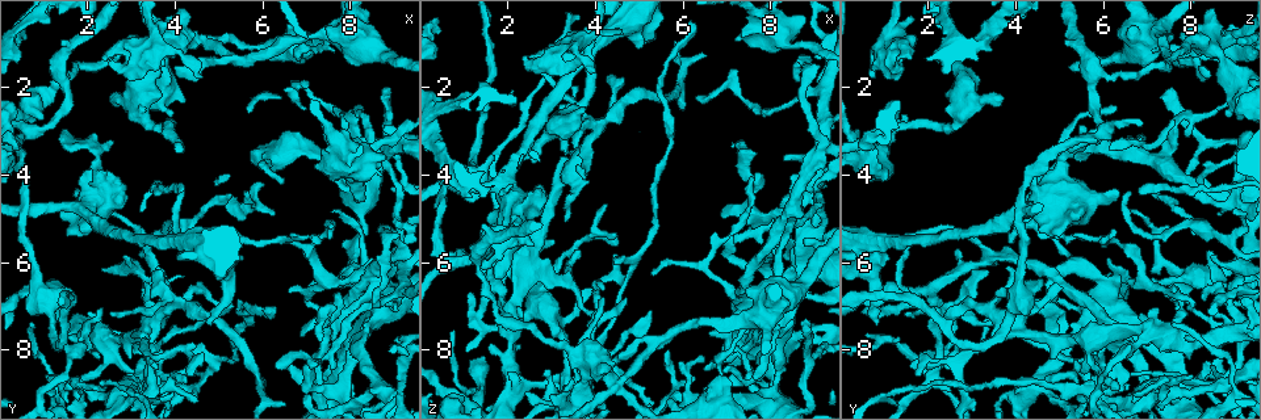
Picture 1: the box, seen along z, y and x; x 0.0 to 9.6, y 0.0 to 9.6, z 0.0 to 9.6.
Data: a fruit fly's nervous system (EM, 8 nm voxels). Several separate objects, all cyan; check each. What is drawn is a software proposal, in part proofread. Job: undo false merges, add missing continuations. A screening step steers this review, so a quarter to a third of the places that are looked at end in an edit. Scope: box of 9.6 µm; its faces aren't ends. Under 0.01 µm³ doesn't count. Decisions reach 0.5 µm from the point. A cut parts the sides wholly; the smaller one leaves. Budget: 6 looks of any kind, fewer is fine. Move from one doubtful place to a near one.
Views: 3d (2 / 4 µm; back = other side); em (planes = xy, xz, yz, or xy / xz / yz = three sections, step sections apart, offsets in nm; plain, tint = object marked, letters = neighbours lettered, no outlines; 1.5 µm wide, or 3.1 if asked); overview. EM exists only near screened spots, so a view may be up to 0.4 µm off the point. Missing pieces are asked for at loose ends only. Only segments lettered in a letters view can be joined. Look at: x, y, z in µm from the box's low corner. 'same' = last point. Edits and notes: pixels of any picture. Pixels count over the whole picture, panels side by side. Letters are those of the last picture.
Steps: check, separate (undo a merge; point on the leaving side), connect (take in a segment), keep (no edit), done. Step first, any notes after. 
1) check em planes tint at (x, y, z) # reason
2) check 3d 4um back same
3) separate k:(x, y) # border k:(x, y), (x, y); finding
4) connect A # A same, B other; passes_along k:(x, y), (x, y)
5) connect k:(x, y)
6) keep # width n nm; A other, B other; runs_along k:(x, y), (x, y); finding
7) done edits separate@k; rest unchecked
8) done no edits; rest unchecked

check em yz step 8 tint at (3.45, 6.45, 9.00) # four or more arms meet

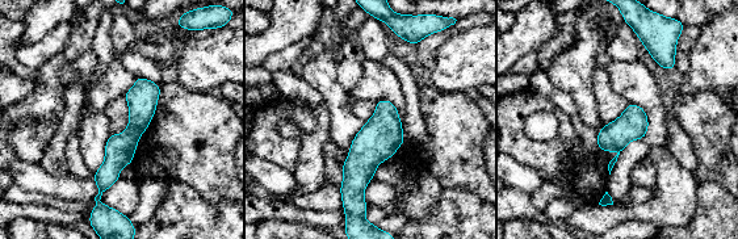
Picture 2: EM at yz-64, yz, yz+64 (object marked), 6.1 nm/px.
check em yz step 8 letters same # see the neighbours

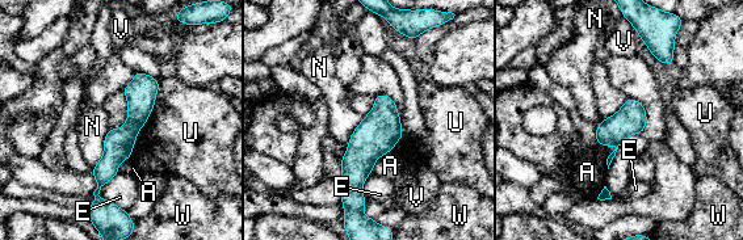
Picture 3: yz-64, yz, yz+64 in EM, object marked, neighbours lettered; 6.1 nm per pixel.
keep # width 180 nm; A other, E other, N other, U other, V other, W other; border 3:(596, 198), (611, 200); continuous, no second neuron

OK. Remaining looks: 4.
check 3d 2um at (2.60, 2.20, 3.80) # free end

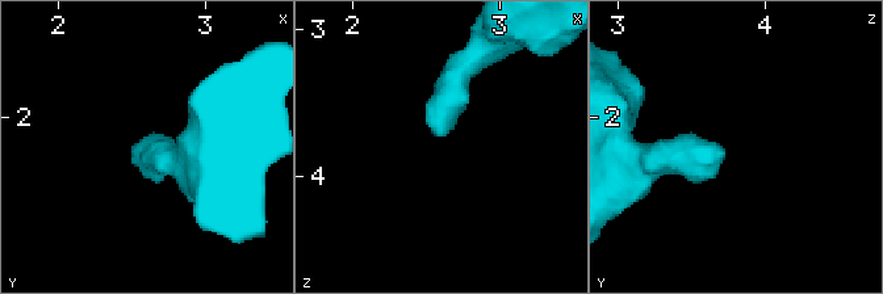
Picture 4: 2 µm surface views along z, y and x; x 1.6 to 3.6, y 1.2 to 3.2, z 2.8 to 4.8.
check em yz step 8 letters at (2.56, 2.22, 3.72)

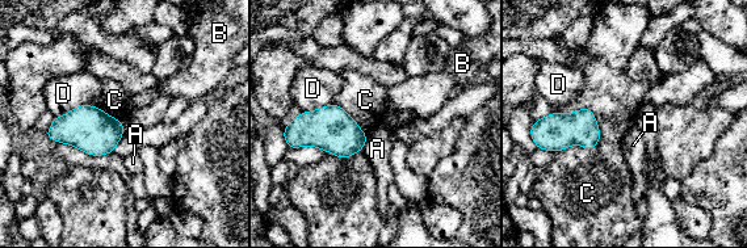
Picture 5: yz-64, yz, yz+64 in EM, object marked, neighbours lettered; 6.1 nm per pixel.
keep # longest_contact C 360 nm; A other, B other, C other, D other; no lettered segment goes on from it

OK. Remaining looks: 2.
check em xy step 8 letters at (3.15, 1.80, 1.05) # branch stops here

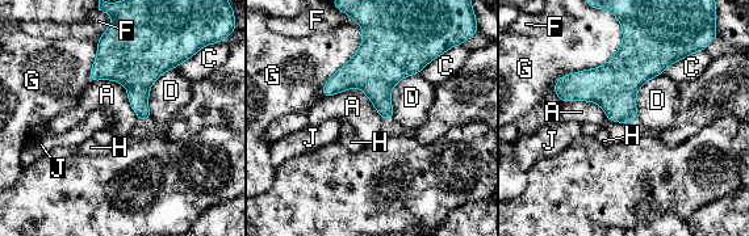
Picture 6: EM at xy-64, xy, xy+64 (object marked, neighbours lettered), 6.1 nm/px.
check em planes letters same

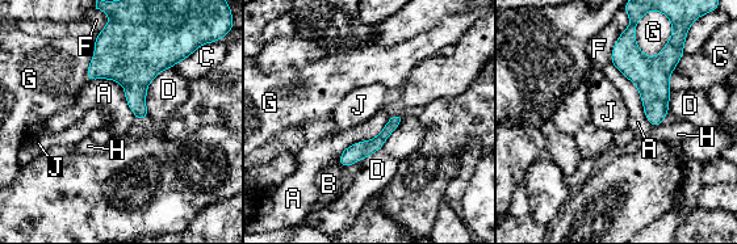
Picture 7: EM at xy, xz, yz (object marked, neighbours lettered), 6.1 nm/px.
keep # longest_contact A 480 nm; A other, B other, C other, D other, F other, G other, H other, J other; none of them fits

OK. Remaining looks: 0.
done no edits; rest unchecked

